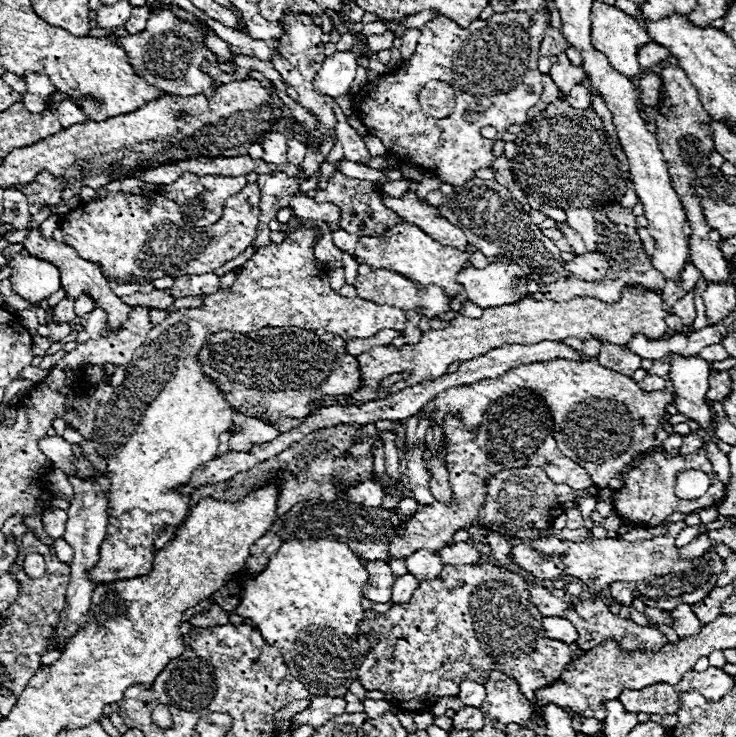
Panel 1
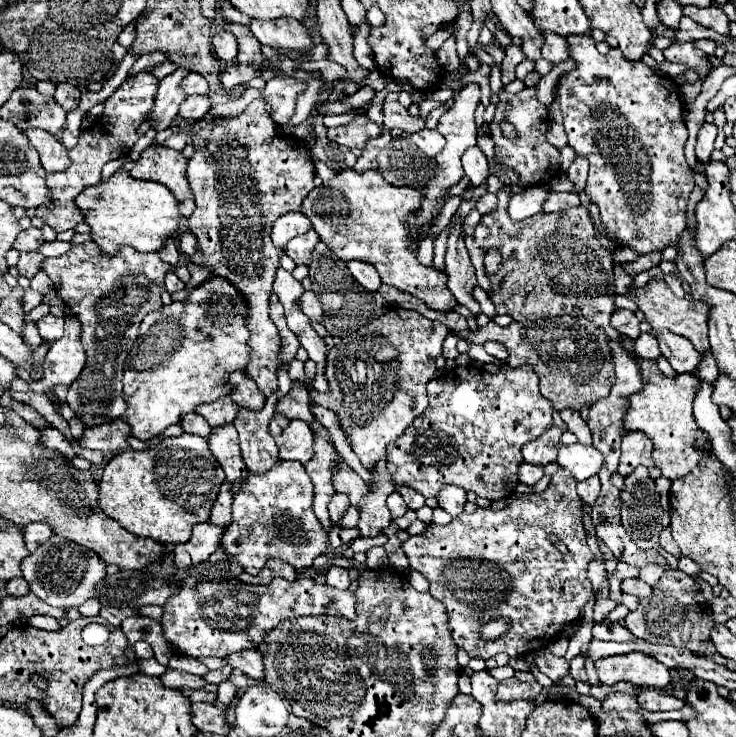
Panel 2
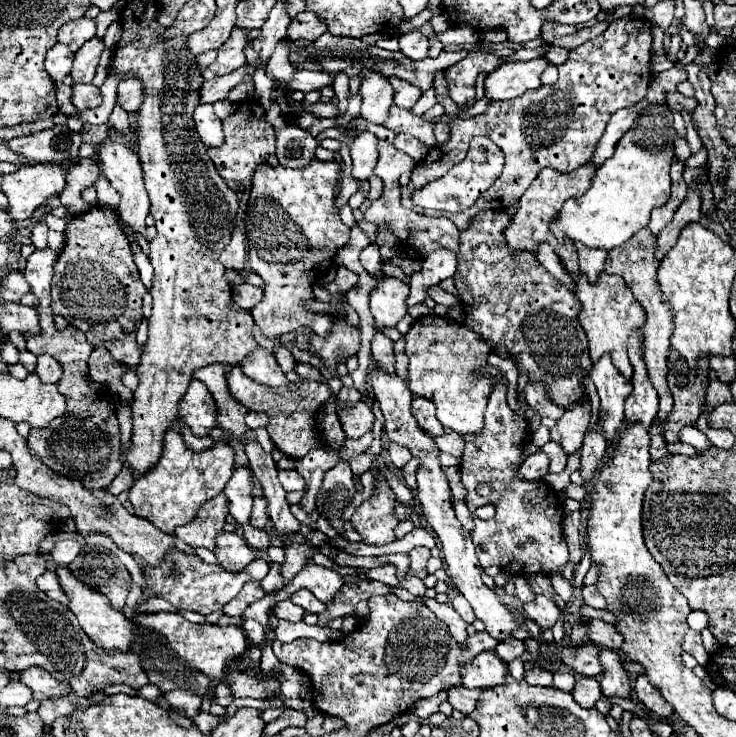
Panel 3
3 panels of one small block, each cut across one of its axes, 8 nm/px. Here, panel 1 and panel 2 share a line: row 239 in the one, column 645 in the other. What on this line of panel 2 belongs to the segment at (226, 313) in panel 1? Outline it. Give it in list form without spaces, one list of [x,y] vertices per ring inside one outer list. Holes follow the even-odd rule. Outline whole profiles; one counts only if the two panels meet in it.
[[[652,278],[644,288],[636,290],[636,294],[638,294],[638,308],[644,312],[646,320],[650,320],[652,328],[670,328],[672,332],[688,338],[700,356],[710,352],[710,342],[708,342],[710,306],[706,302],[690,300],[690,298],[676,298],[662,278]]]

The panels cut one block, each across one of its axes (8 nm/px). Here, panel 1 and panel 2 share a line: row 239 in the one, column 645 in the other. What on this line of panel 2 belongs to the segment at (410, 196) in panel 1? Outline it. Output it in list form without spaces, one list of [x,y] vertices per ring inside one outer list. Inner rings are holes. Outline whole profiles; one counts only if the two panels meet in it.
[[[626,432],[622,436],[622,456],[620,456],[618,472],[622,476],[628,476],[638,464],[654,466],[652,440],[644,432]]]

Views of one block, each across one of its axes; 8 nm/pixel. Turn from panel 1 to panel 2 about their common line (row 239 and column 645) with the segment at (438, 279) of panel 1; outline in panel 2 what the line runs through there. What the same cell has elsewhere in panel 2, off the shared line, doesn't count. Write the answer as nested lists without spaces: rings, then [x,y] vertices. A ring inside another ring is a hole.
[[[644,360],[644,364],[642,364],[642,380],[644,380],[644,386],[642,386],[640,392],[636,392],[636,394],[632,396],[632,406],[628,408],[628,414],[624,416],[624,430],[626,430],[626,432],[630,432],[630,430],[646,432],[646,436],[654,442],[654,452],[652,452],[652,456],[654,456],[656,466],[662,470],[662,476],[666,476],[666,478],[670,478],[670,480],[680,478],[680,476],[692,472],[692,468],[694,468],[704,456],[710,454],[710,452],[702,452],[702,448],[694,448],[696,444],[702,446],[702,444],[708,444],[708,442],[710,442],[708,432],[704,432],[704,430],[696,424],[696,418],[692,416],[692,414],[694,414],[694,412],[692,412],[692,402],[694,402],[694,398],[696,398],[696,392],[698,392],[698,388],[700,388],[700,384],[698,384],[696,376],[692,376],[692,374],[678,374],[678,376],[674,376],[674,378],[668,378],[668,376],[664,376],[650,360]]]

